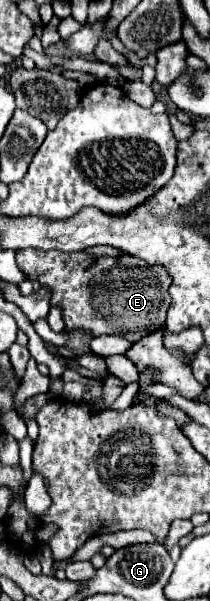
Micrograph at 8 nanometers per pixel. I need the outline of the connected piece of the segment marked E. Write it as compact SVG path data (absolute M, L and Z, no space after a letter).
M18 250L16 264L28 280L38 280L52 294L50 306L62 308L66 330L84 328L96 336L116 334L128 342L164 328L170 306L170 276L160 264L146 264L136 256L106 256L104 260L86 252L64 254L58 250Z

